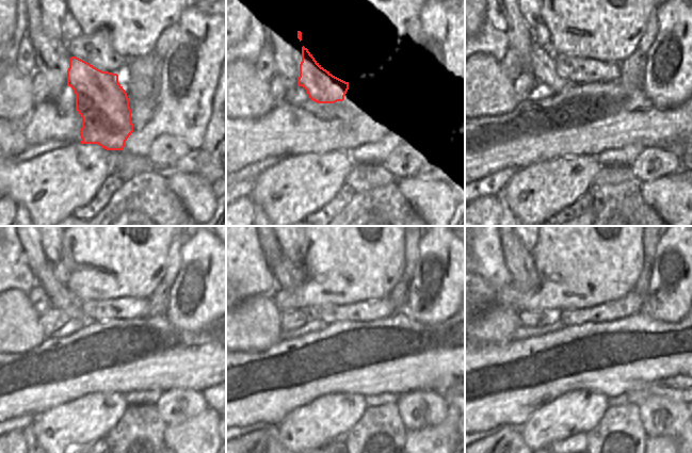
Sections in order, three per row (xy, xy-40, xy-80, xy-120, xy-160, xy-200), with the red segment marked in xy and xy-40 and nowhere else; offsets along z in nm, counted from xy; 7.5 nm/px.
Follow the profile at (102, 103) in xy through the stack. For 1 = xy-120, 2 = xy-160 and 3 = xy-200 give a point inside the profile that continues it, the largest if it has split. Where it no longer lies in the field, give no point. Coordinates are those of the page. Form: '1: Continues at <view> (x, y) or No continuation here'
1: Continues at xy-120 (50, 277)
2: Continues at xy-160 (287, 274)
3: Continues at xy-200 (519, 262).

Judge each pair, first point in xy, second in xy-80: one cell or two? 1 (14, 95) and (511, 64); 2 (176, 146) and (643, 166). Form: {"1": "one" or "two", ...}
{"1": "two", "2": "one"}

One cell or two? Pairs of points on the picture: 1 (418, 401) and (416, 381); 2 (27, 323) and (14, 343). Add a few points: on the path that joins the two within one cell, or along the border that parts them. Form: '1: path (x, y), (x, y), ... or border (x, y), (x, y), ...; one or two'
1: border (441, 392), (407, 391), (398, 395); two
2: path (21, 328), (14, 338); one

